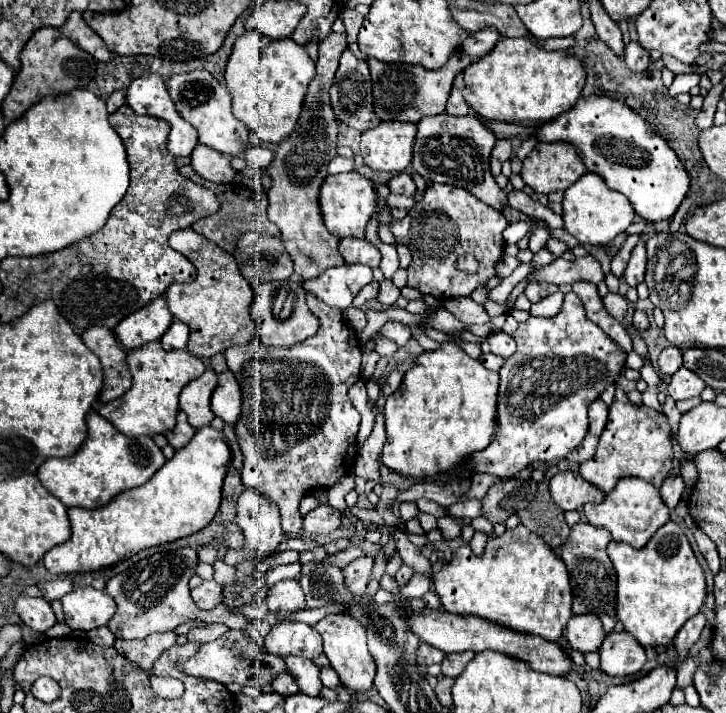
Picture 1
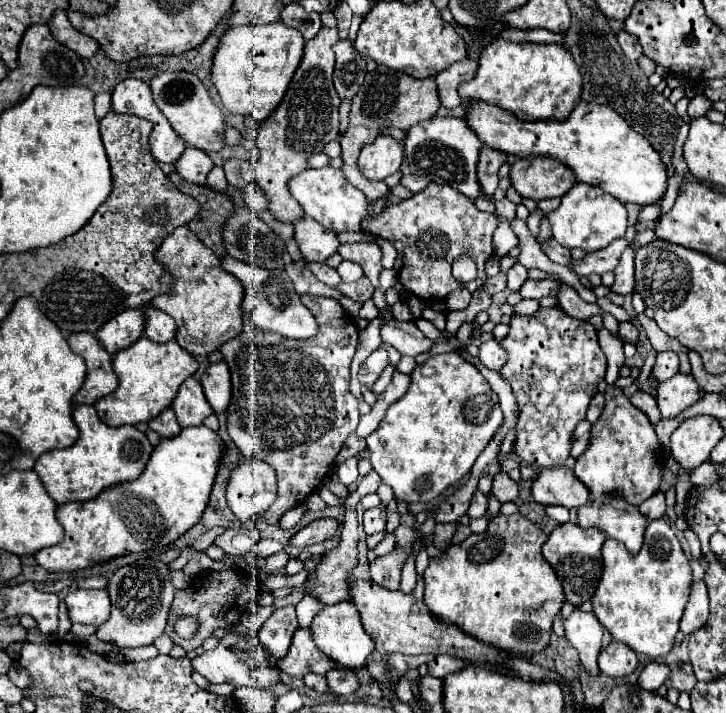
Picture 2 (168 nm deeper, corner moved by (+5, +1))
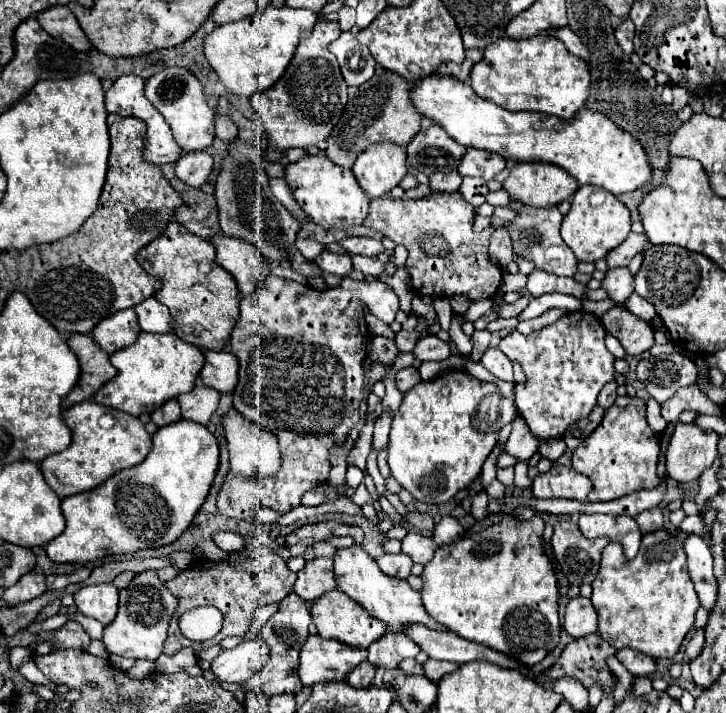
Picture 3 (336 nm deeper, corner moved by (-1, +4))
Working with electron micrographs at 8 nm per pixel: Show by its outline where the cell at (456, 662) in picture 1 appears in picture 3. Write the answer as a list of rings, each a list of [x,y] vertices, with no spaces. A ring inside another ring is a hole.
[[[428,660],[426,664],[424,664],[424,674],[432,680],[432,682],[438,682],[444,674],[448,674],[448,672],[454,672],[458,668],[458,664],[456,662],[448,662],[448,660]]]

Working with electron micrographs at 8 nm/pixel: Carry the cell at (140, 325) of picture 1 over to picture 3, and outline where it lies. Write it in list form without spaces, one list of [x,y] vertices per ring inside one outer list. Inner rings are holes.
[[[128,308],[128,310],[120,310],[120,312],[104,318],[100,324],[96,324],[96,328],[92,330],[92,338],[106,354],[112,354],[112,352],[136,342],[138,332],[140,332],[140,326],[138,326],[136,314],[132,308]]]

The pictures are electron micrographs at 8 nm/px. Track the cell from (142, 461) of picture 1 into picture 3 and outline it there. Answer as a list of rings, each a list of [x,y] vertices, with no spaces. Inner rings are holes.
[[[84,400],[76,406],[70,406],[62,418],[72,432],[72,442],[66,450],[62,450],[54,456],[48,456],[40,464],[44,480],[60,498],[80,494],[80,492],[100,486],[112,474],[140,464],[146,458],[146,454],[150,452],[152,438],[146,432],[144,424],[138,418],[124,414],[120,410],[100,406],[94,400]]]

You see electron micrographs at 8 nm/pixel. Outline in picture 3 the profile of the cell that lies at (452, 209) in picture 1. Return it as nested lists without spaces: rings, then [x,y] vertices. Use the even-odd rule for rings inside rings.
[[[434,192],[422,200],[392,200],[390,196],[382,196],[370,202],[370,214],[364,220],[366,228],[372,228],[396,244],[404,244],[408,250],[408,274],[414,290],[422,296],[454,296],[464,294],[470,300],[492,298],[502,284],[502,270],[490,262],[488,258],[488,240],[492,236],[492,228],[486,228],[482,234],[472,230],[474,224],[474,208],[460,198],[458,192]]]

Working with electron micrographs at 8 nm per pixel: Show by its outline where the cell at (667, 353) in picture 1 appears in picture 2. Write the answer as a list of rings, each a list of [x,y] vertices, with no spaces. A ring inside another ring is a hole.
[[[662,351],[656,355],[656,363],[652,367],[652,373],[660,379],[666,381],[672,375],[678,373],[678,355],[674,351]]]

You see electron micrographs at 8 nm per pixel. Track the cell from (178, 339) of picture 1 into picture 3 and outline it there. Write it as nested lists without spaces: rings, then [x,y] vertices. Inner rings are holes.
[[[154,296],[136,304],[134,312],[144,332],[158,332],[158,334],[172,332],[172,316]]]

